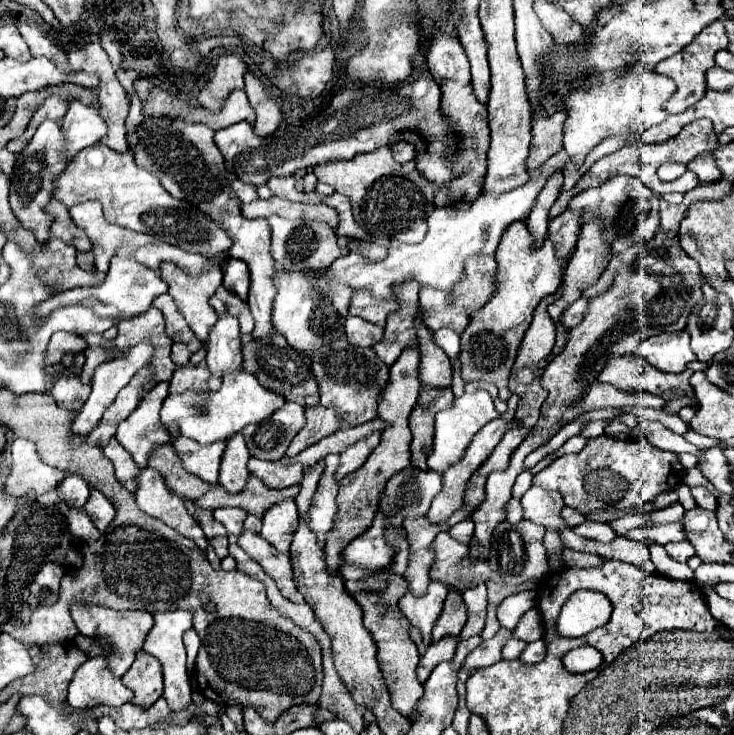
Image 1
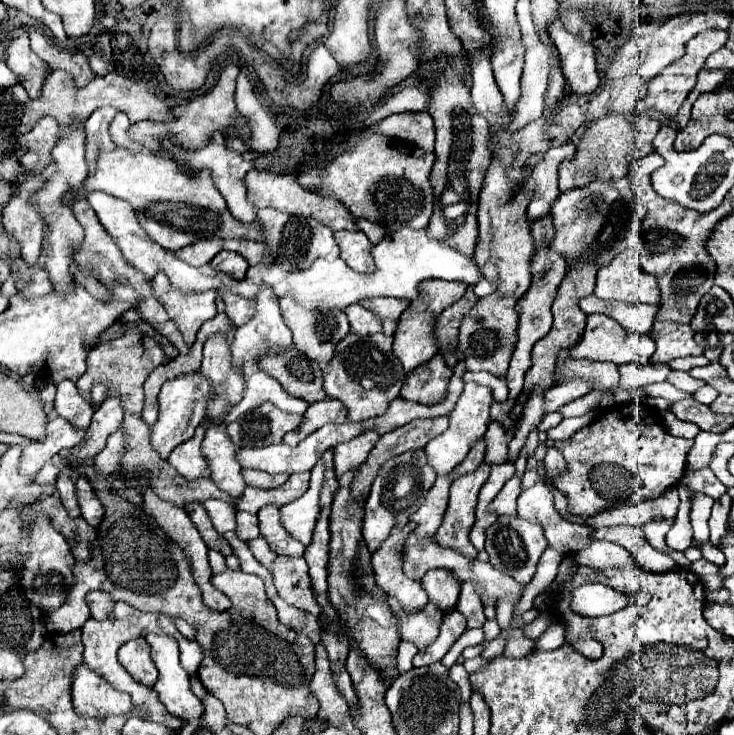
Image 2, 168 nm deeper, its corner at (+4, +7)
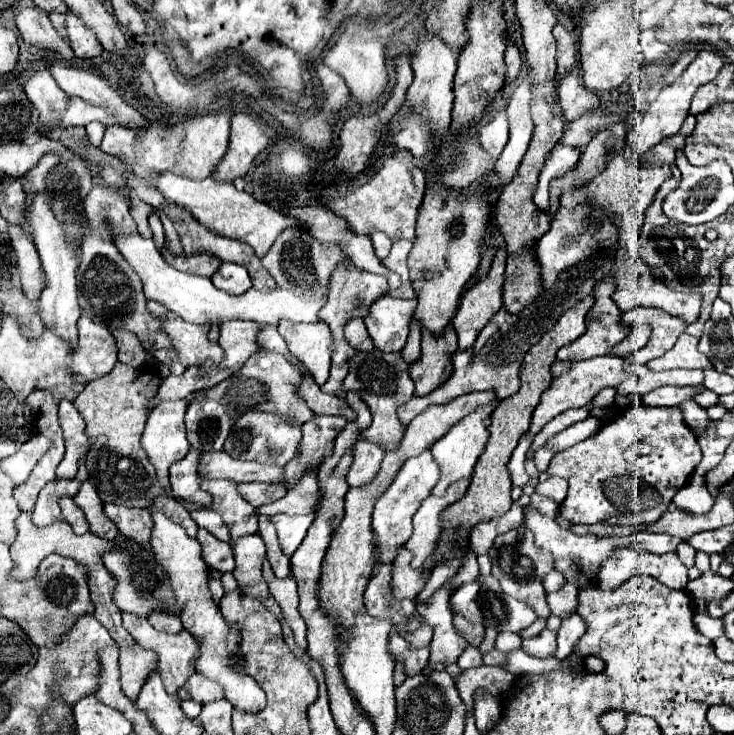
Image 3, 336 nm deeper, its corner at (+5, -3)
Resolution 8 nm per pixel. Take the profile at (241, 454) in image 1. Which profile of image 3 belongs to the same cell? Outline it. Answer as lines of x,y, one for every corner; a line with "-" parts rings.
202,479
202,487
212,495
212,509
218,511
230,529
230,537
238,539
258,531
254,507
238,493
236,483
228,479

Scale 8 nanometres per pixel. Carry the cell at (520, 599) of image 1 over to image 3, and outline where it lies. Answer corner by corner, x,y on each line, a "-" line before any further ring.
498,633
496,649
502,651
502,653
506,653
506,651
512,651
512,649
520,647
520,643
522,643
522,639
516,633

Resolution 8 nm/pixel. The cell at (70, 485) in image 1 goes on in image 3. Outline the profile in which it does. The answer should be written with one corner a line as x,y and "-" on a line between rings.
60,497
58,503
60,503
60,509
62,509
62,517
64,517
64,521
68,521
70,527
72,527
78,535
86,533
86,531
88,531
86,517
84,517
82,509
76,507
76,505
72,503
72,497

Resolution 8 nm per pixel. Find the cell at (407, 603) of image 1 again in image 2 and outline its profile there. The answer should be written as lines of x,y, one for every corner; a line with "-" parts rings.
389,597
389,605
391,605
391,611
395,613
395,617
399,617
401,641
415,643
419,651
423,651
427,645
431,645
435,641
435,637
439,635
439,625
441,625
443,613
433,603
429,603
423,611
417,611
417,613
405,613
401,609
399,601
393,597

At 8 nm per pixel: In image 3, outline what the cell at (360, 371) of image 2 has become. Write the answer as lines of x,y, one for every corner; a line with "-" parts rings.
374,349
370,353
358,351
348,361
348,365
350,365
350,371
348,371
348,377
344,379
342,395
346,395
346,393
360,395
366,401
370,413
372,413
372,425
366,431
362,431
362,437
366,437
372,443
378,443
384,449
398,447
398,443
404,435
404,429
402,429
402,425
396,417
396,409
398,409
398,405
406,403
414,393
414,383
408,375
410,365
398,353
398,379
396,379
396,355
384,353
384,351
378,351
378,349

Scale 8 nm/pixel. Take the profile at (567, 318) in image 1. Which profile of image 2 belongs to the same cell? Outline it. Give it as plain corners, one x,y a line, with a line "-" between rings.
595,295
583,297
579,301
581,309
591,315
591,313
603,313
611,319
615,319
621,327
637,333
651,335
653,333
653,323
657,321
657,305
641,305
641,303
619,303
619,301
603,301

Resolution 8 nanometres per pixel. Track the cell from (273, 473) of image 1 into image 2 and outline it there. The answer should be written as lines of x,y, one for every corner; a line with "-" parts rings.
243,469
243,479
247,485
251,487
257,487
257,489
273,489
273,487
279,487
283,485
289,475
283,473
283,475
269,475
269,473
263,473
263,471
255,471
255,469

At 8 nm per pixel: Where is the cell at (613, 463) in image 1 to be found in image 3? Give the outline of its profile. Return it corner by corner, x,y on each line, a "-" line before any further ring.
638,403
628,411
624,411
622,415
618,415
614,421
600,425
596,435
556,453
550,461
548,473
566,477
570,483
564,505
560,505
560,515
566,521
580,523
580,525
592,525
592,523
638,525
638,523
652,523
660,519
660,515
672,503
676,491
688,481
694,467
700,463
700,457
702,457
700,447
694,439
692,429
688,429
688,425
684,423
680,409
648,407
644,403

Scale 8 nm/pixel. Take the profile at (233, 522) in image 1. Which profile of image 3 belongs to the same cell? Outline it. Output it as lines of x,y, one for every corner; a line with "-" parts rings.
202,509
196,513
190,513
192,519
198,523
198,527
204,527
206,531
210,531
214,537
218,537
220,541
230,541
230,533
228,527
224,525
222,517
214,511
214,509

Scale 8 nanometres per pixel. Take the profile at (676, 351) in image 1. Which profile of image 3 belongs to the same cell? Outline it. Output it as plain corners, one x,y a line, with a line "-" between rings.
682,333
676,345
666,351
662,357
648,361
648,369
652,371
668,371
668,369
712,369
712,363
706,355
698,351
698,339

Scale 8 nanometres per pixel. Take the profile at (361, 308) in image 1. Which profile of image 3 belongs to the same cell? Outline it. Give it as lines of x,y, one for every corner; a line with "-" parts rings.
390,295
380,297
370,305
364,317
366,329
380,351
400,351
406,345
410,315
414,315
416,299
396,299

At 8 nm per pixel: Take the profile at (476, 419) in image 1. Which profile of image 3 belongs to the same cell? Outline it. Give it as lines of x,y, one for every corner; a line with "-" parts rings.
492,401
488,405
482,405
478,409
474,409
470,415
466,415
464,419
460,419
460,423
456,423
438,443
432,445
432,455
434,455
434,461
438,463
440,467
440,481
436,483
436,487
432,489
434,495
442,495
442,491
446,491
448,485
452,485
454,481
458,479
464,479
464,477
472,477
472,471
474,471
474,465
478,461
478,457
482,455
484,451
484,445
488,441
488,425
490,425
490,415
494,411
498,401

